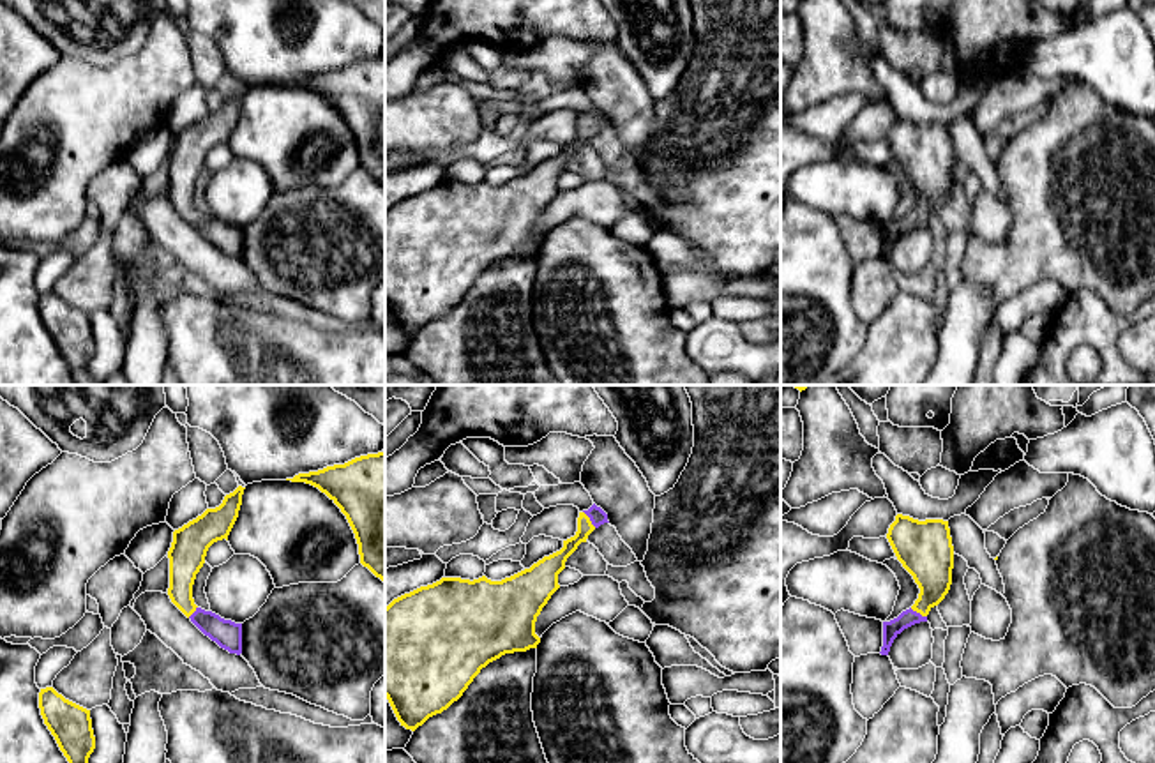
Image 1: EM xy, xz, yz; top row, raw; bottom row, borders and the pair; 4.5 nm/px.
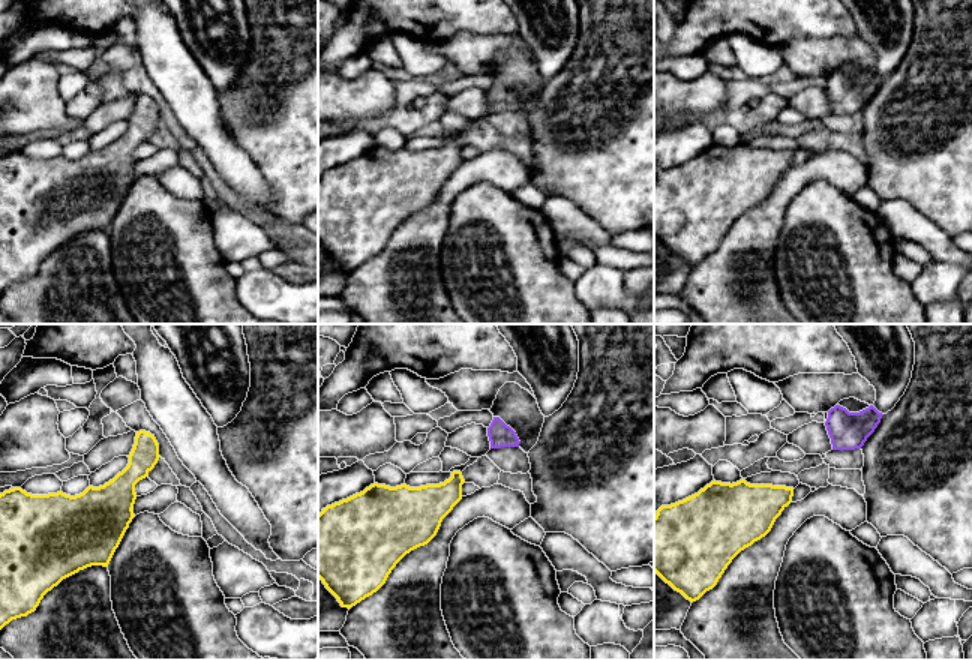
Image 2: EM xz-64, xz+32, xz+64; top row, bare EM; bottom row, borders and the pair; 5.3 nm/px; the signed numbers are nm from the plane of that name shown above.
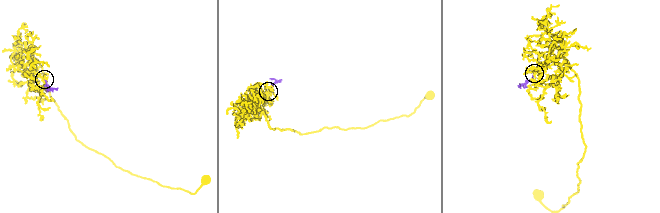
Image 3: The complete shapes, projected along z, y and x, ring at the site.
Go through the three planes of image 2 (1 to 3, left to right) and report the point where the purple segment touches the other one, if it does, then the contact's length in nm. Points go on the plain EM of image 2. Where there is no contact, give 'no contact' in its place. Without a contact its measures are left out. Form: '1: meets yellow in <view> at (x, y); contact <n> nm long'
1: no contact
2: no contact
3: no contact

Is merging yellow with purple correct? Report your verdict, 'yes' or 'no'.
yes

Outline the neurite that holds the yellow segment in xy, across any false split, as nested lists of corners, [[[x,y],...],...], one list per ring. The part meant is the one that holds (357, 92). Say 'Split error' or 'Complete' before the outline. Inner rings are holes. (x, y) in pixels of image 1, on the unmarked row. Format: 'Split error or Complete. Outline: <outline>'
Complete. Outline: [[[385,55],[286,85],[318,92],[341,113],[355,138],[360,168],[385,187]]]

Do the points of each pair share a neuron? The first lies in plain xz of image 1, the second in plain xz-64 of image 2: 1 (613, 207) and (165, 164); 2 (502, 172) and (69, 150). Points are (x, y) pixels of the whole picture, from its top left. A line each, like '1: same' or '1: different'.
1: same
2: same

